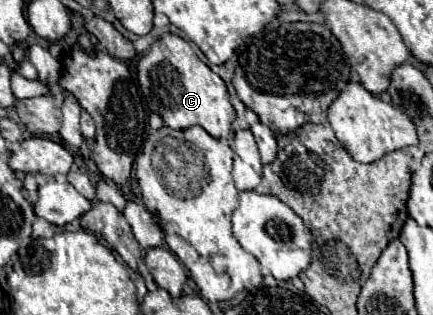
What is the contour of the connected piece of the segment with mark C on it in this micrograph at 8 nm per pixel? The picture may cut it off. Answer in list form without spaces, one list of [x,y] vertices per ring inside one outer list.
[[[162,34],[152,44],[152,48],[138,62],[138,82],[140,82],[142,94],[144,94],[146,102],[148,102],[148,108],[152,112],[160,114],[166,126],[170,126],[174,130],[186,130],[190,126],[202,126],[212,138],[226,138],[230,134],[232,122],[236,118],[236,110],[230,104],[230,96],[228,96],[224,80],[218,74],[214,74],[194,54],[192,46],[186,40],[182,40],[180,36],[176,36],[176,34]]]

